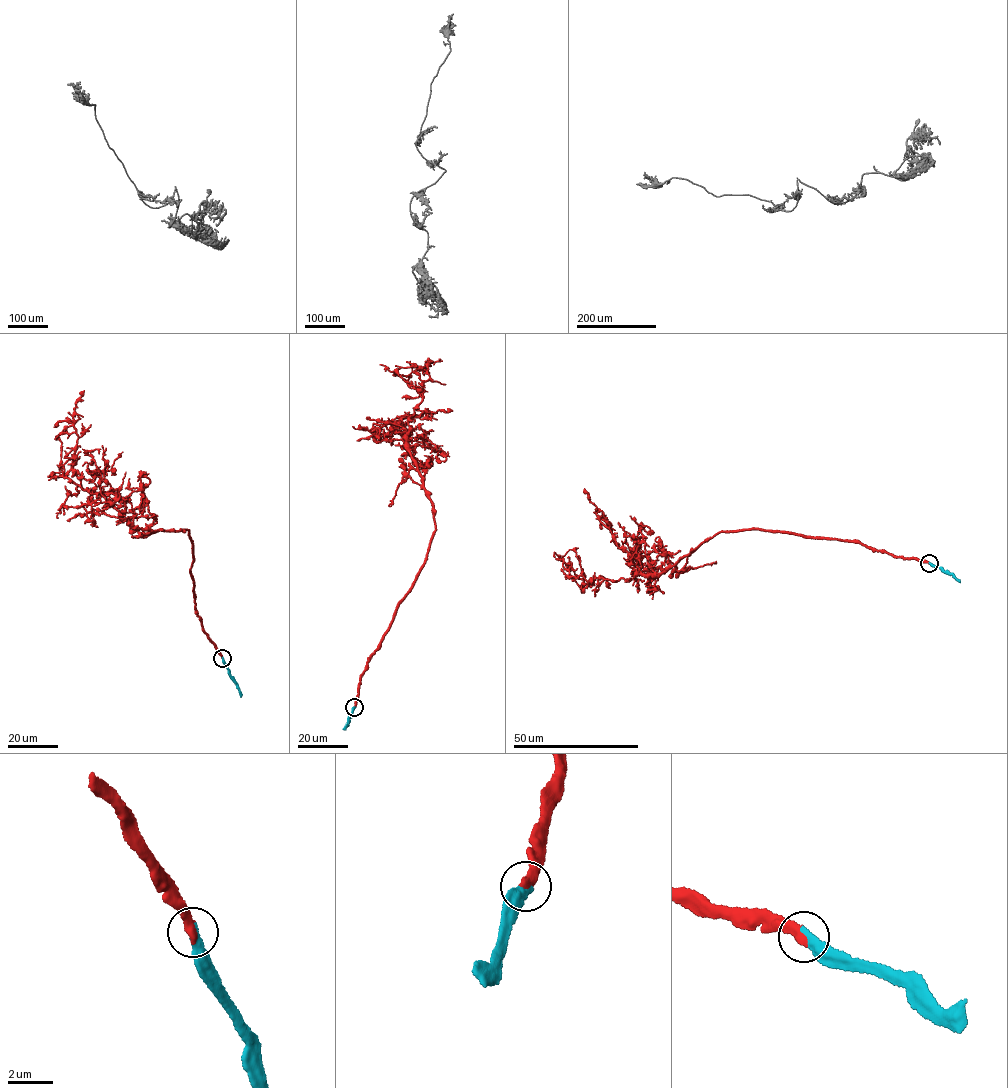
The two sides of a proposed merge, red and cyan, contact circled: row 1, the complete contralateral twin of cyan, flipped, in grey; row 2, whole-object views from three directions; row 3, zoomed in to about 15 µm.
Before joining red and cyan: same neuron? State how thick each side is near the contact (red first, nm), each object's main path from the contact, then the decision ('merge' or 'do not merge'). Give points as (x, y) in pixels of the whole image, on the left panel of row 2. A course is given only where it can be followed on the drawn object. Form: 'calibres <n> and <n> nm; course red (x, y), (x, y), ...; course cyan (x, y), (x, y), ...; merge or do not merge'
calibres 440 and 380 nm; course red (222, 658), (195, 611), (188, 530), (135, 526), (112, 493), (62, 476), (56, 439); course cyan (222, 658), (240, 697); merge

